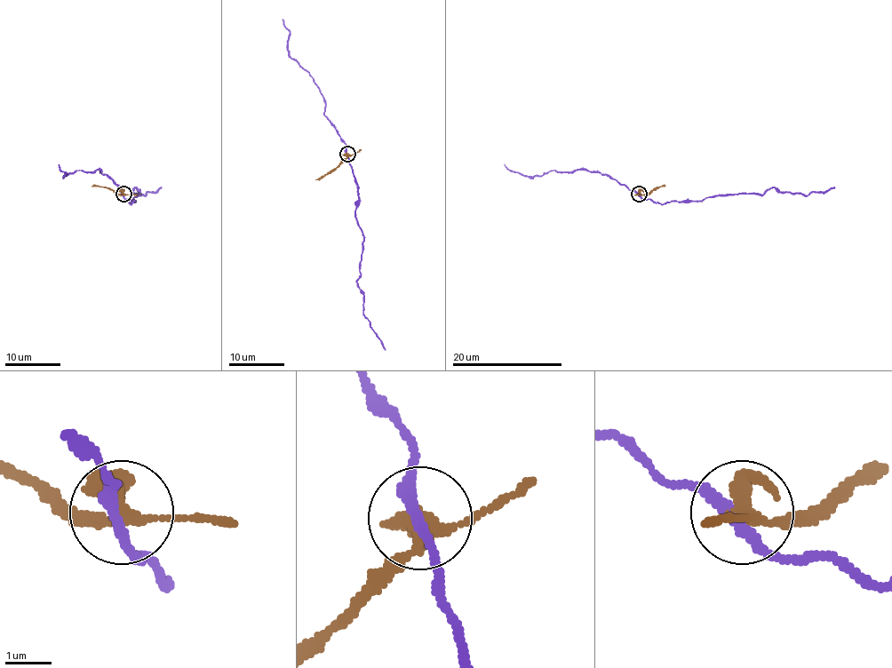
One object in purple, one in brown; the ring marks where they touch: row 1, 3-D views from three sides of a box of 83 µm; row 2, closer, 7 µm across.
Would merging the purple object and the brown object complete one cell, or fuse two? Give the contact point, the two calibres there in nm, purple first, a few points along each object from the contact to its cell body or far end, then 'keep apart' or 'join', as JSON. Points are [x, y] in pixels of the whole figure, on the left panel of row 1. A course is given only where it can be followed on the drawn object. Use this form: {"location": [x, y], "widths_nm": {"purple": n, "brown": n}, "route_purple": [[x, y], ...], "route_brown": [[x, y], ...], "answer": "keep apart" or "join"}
{"location": [123, 194], "widths_nm": {"purple": 260, "brown": 260}, "route_purple": [[123, 194], [131, 203], [134, 196], [140, 195], [133, 190], [136, 187], [144, 195], [161, 187]], "route_brown": [[123, 194], [91, 186]], "answer": "keep apart"}

